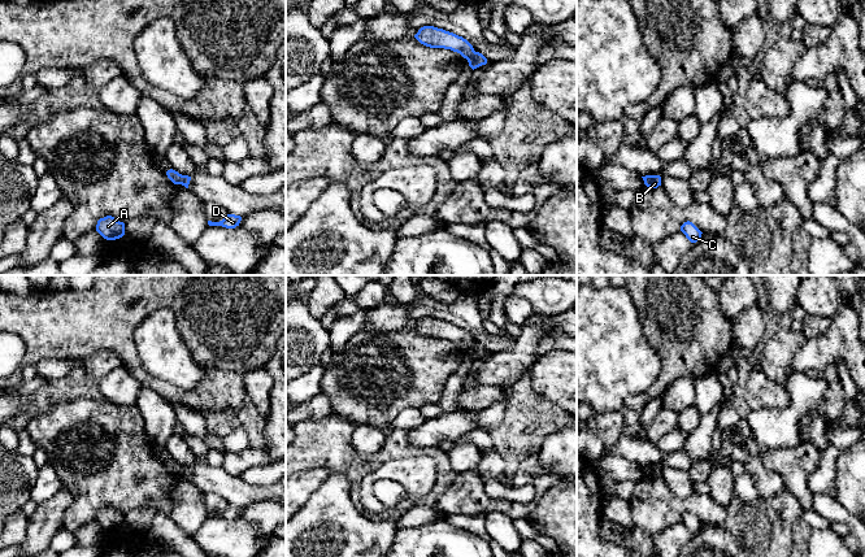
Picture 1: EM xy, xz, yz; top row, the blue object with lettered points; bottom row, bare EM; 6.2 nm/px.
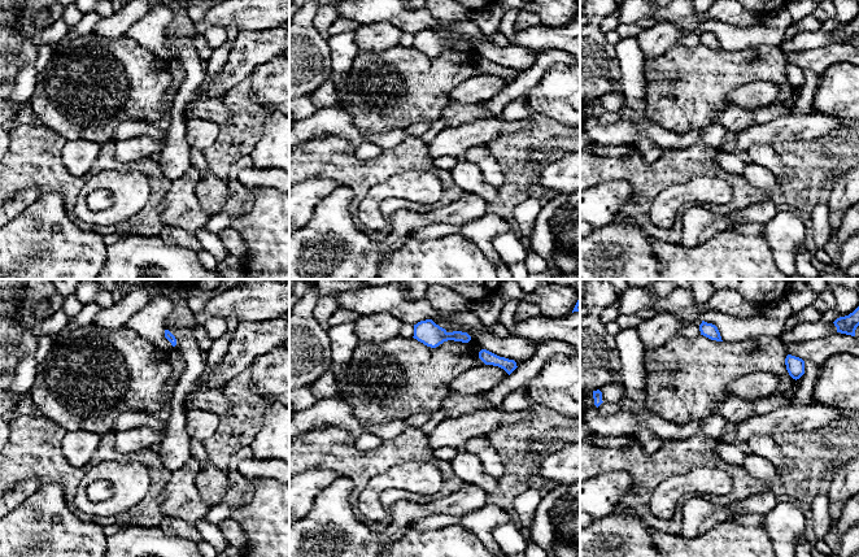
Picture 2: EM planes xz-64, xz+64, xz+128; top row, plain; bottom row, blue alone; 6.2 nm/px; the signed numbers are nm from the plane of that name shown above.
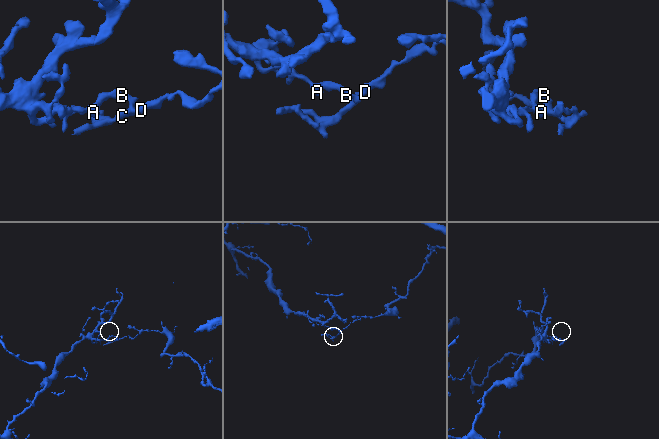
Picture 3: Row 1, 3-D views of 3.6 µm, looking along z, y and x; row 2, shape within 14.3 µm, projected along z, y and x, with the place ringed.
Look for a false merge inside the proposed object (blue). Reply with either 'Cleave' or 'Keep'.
Cleave

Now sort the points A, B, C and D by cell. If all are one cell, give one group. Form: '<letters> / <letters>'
A / B C D

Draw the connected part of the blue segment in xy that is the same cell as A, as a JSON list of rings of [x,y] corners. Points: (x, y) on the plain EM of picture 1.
[[[107,506],[97,512],[96,522],[107,531],[116,531],[125,526],[125,514]]]

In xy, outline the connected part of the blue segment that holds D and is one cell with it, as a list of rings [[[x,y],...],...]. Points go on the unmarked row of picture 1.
[[[227,505],[219,513],[208,512],[208,515],[209,517],[222,517],[222,518],[226,518],[226,519],[235,519],[236,517],[239,517],[240,512],[242,512],[242,508],[240,506]]]

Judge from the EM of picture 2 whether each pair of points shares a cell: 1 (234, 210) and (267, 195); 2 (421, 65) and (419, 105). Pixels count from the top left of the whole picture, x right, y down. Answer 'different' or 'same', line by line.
1: different
2: same

